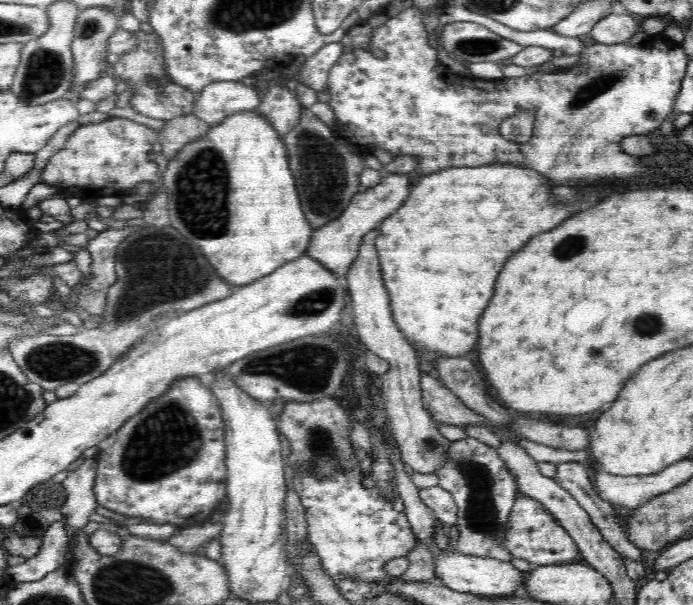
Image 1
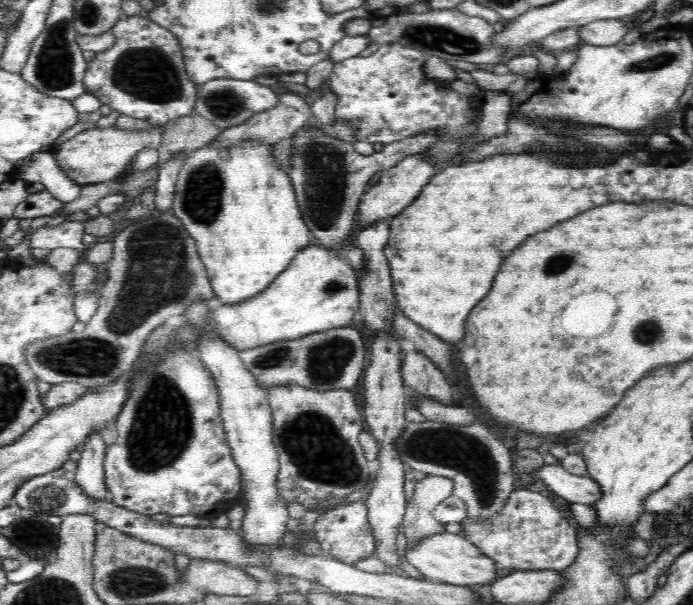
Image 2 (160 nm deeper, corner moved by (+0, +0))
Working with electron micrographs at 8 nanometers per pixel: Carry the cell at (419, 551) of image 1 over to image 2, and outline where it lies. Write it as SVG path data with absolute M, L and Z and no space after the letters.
M438 474L415 476L415 493L407 502L400 530L406 536L408 545L415 545L422 537L446 531L444 524L437 522L432 512L440 502L452 496L452 492L454 492L454 481L450 478Z

